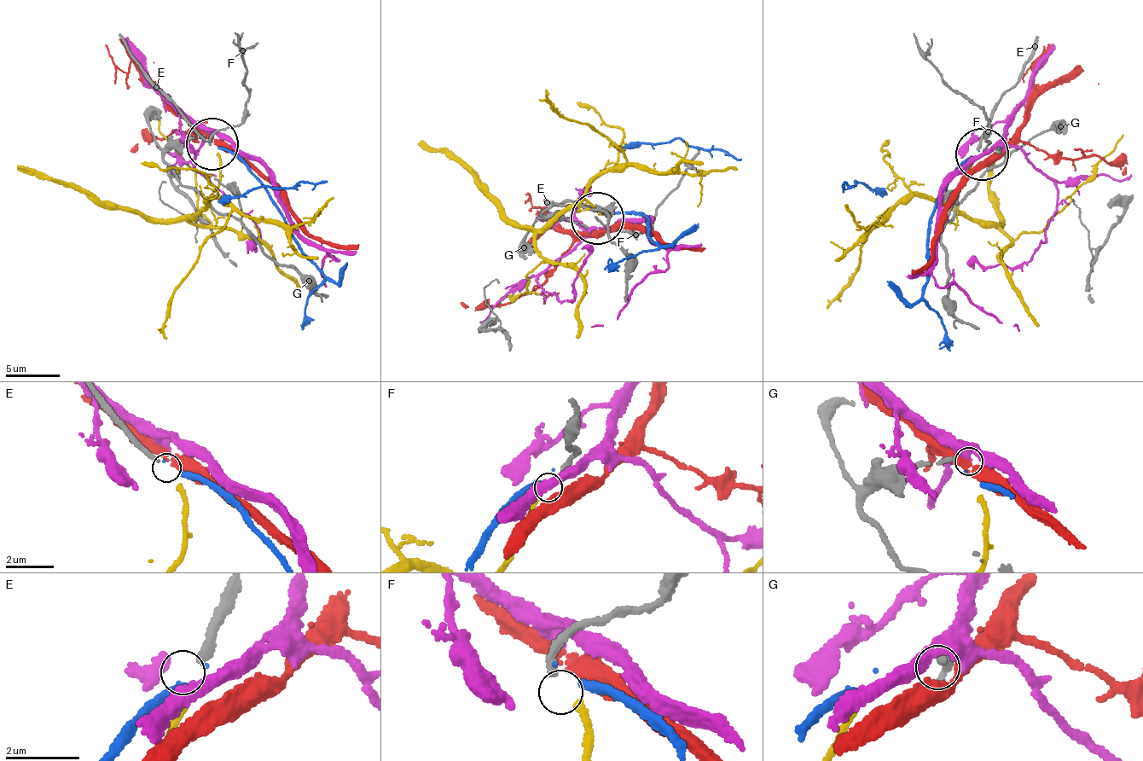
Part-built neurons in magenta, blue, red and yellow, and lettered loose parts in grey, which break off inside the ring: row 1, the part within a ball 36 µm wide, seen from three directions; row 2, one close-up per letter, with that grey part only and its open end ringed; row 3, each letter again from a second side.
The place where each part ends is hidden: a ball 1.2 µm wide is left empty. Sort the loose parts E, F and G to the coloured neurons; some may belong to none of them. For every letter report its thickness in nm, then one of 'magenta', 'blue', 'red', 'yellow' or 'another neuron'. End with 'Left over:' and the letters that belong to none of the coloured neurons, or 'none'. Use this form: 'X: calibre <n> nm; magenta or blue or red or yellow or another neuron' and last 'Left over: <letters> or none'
E: calibre 200 nm; blue
F: calibre 190 nm; yellow
G: calibre 160 nm; another neuron
Left over: G

